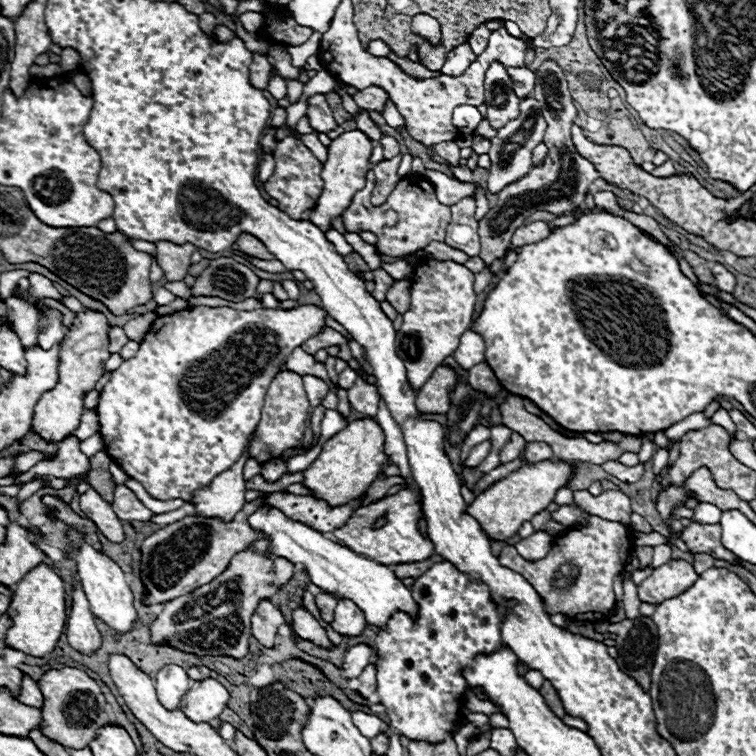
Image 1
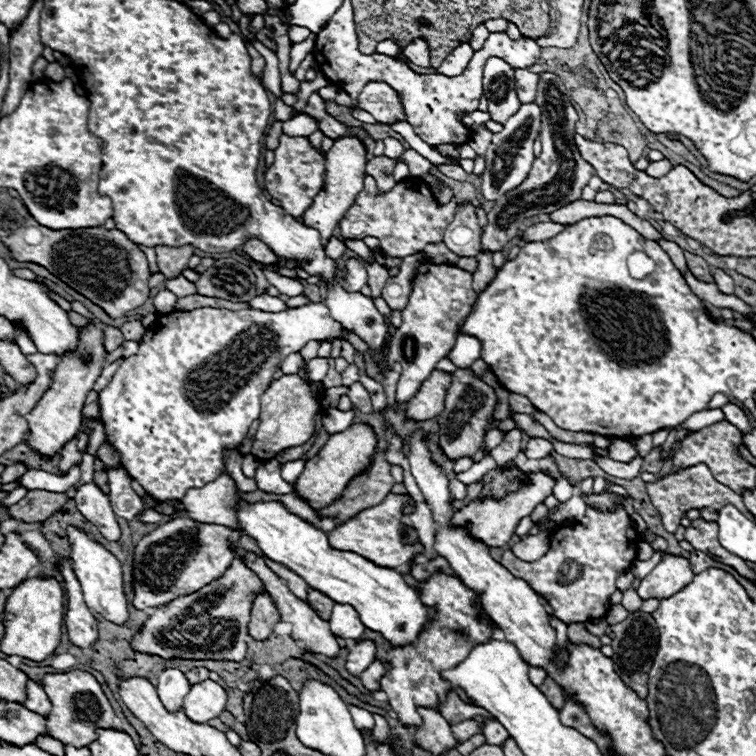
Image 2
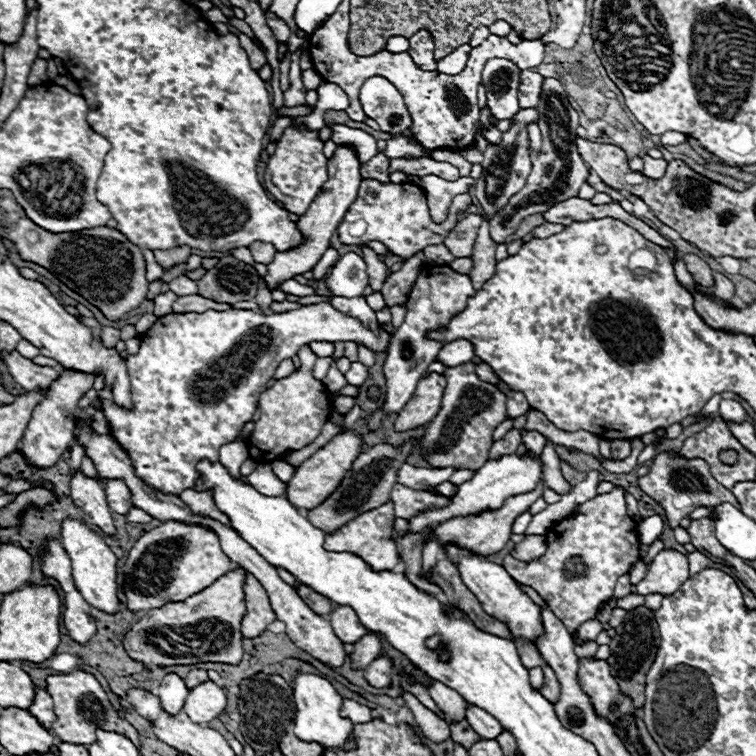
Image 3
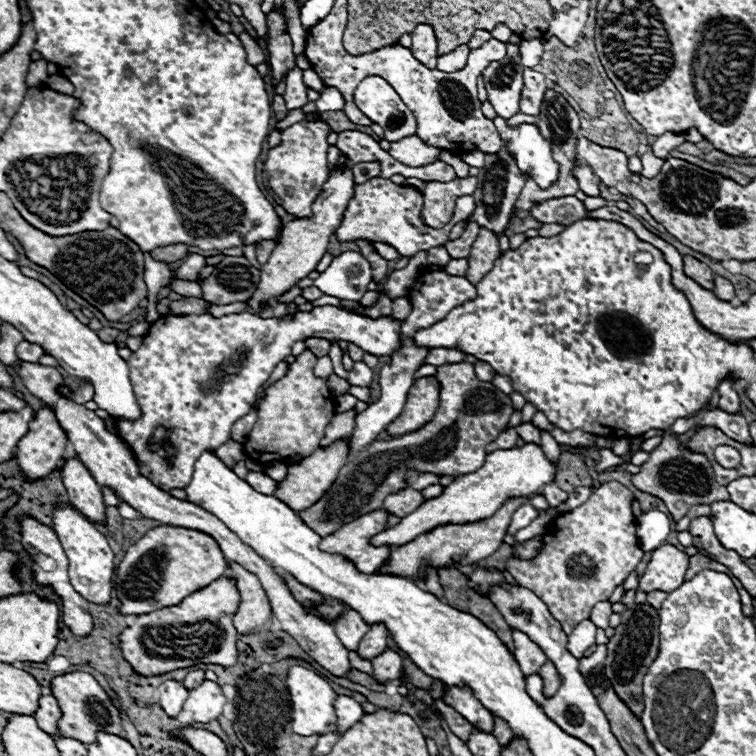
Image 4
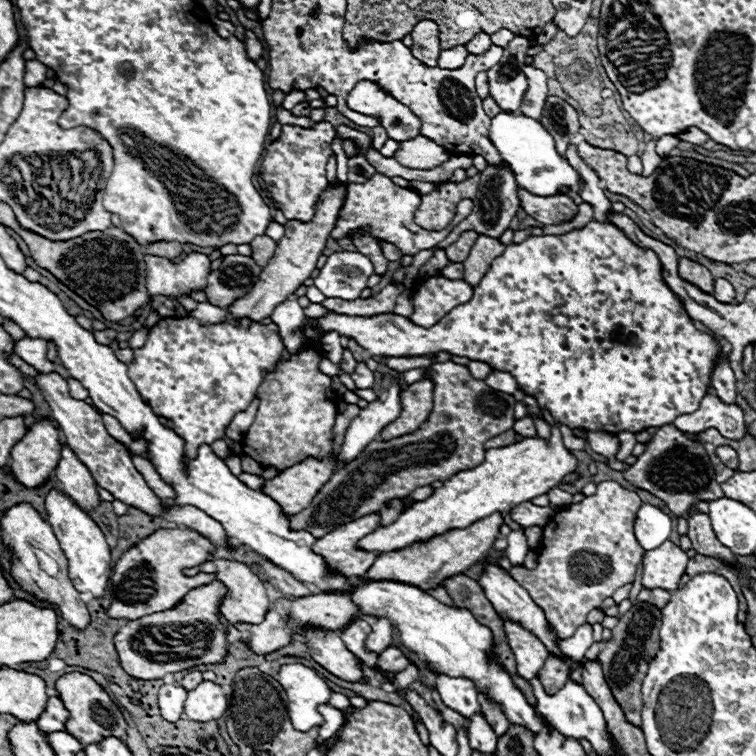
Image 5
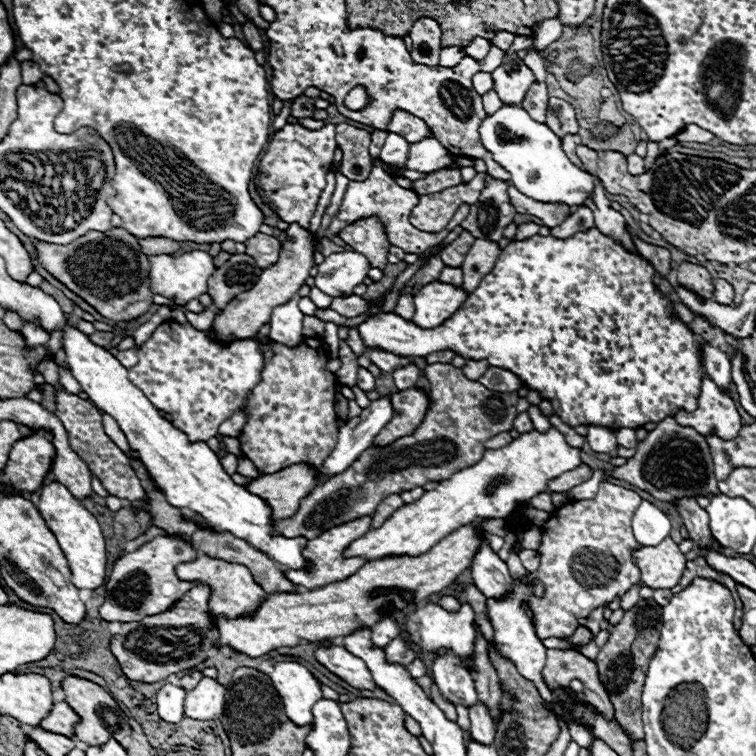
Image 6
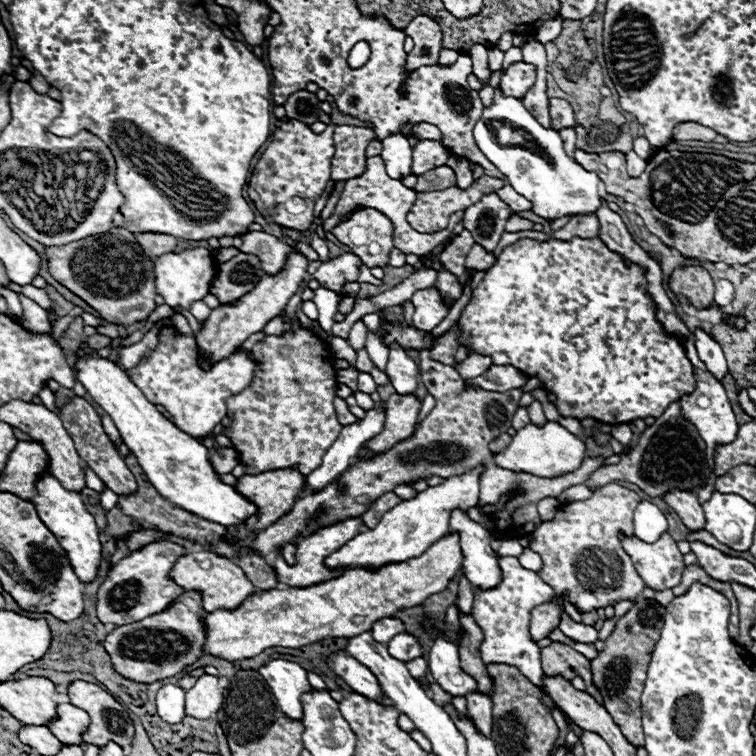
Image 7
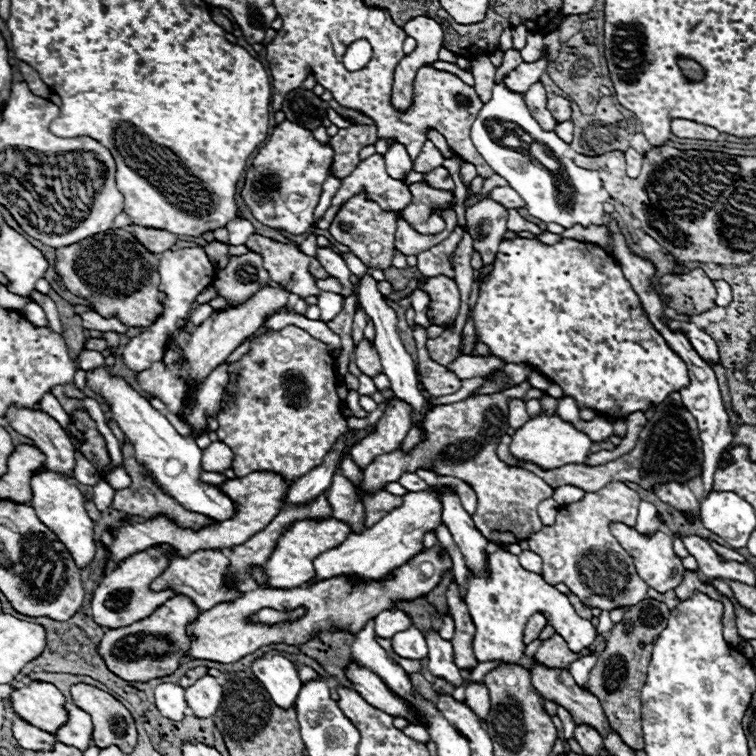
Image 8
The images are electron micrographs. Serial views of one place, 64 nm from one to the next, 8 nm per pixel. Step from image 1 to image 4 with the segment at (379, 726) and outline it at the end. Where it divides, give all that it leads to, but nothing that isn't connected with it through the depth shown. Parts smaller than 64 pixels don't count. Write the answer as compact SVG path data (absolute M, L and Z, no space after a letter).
M338 696L338 702L336 702L336 714L338 714L338 718L340 718L340 734L346 730L346 728L350 728L354 722L358 722L366 712L364 712L364 708L356 702L356 700L352 700L350 696Z

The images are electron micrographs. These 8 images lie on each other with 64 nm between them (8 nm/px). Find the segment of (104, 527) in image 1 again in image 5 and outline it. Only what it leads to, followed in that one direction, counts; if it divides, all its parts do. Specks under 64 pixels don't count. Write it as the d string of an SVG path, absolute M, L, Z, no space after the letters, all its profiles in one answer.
M62 438L62 454L60 466L56 466L54 476L60 482L62 490L72 498L74 504L82 506L82 510L90 512L100 506L100 496L96 490L96 480L92 478L90 470L76 458L76 454L68 448Z

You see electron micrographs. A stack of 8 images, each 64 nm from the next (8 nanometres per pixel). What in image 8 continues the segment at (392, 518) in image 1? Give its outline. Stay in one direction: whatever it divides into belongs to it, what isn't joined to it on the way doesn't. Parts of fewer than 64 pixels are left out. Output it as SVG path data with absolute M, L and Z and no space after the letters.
M320 520L320 522L296 522L290 526L290 530L286 530L282 534L282 538L278 540L278 546L274 548L270 560L264 564L264 570L270 578L268 588L298 588L308 584L316 570L314 570L314 558L322 552L328 552L336 546L340 546L348 534L352 532L352 526L340 520Z

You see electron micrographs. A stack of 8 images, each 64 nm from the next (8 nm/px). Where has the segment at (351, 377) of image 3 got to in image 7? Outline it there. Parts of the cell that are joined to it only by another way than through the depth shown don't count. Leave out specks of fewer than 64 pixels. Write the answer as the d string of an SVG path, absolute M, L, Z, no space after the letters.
M360 372L358 374L358 390L366 392L366 394L376 392L376 382L374 382L374 378L368 372Z

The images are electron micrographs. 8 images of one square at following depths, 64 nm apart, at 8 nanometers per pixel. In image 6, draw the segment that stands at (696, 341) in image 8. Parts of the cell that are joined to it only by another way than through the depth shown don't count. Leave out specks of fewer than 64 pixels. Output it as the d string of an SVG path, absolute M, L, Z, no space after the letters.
M704 342L704 350L702 350L702 358L706 362L706 374L712 382L716 382L716 386L722 386L722 390L726 394L730 394L730 382L732 382L732 372L730 372L730 360L724 352L720 352L718 348L710 346L708 342Z

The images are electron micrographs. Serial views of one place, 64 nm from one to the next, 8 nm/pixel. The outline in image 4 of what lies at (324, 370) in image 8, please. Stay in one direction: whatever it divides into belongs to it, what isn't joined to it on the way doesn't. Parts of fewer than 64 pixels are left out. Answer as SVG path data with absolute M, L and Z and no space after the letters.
M304 350L290 364L288 374L268 386L258 404L258 422L244 442L248 458L258 462L286 462L292 454L308 456L320 448L320 438L324 436L326 424L334 418L334 394L328 390L324 378L314 376L316 356L310 350Z

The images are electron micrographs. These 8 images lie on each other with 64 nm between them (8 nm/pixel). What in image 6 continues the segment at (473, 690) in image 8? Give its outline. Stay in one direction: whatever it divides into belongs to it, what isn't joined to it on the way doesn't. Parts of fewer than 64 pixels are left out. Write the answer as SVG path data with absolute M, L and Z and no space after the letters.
M476 704L470 708L470 732L472 732L472 740L480 742L480 744L486 744L490 746L494 742L494 736L496 736L496 728L494 728L494 722L486 710L484 704Z

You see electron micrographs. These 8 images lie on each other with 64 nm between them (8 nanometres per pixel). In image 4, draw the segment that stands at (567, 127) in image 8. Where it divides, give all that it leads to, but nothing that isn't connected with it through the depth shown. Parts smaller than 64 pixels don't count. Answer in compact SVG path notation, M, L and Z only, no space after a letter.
M578 160L578 168L574 168L574 170L576 170L578 182L580 182L580 190L584 190L588 196L600 196L598 186L592 182L594 172L584 162L580 162L580 160Z

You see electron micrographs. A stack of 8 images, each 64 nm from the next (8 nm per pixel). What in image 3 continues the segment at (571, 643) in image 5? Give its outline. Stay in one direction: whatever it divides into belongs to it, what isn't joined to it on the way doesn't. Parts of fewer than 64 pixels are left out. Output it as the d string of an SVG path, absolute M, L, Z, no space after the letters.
M598 620L592 622L584 622L582 626L578 626L578 642L580 640L596 640L596 636L604 630L604 626Z

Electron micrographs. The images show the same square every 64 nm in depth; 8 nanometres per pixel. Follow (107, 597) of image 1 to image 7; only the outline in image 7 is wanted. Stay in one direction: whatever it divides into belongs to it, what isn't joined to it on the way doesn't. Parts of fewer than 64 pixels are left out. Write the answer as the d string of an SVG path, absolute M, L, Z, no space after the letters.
M44 474L42 478L38 478L36 488L38 488L38 496L42 496L34 504L38 510L38 516L42 518L42 522L46 522L46 526L52 530L52 534L58 538L58 542L66 550L66 556L68 556L78 580L82 584L94 582L98 576L98 566L102 562L102 542L100 542L100 534L98 534L94 516L86 510L80 494L66 490L50 474Z

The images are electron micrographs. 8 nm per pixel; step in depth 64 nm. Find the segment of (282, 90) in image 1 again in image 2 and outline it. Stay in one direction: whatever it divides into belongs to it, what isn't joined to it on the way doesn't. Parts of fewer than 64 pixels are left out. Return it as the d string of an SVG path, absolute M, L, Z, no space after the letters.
M254 40L254 48L266 58L266 68L264 68L264 74L262 74L266 90L270 90L276 98L280 98L284 92L282 92L282 80L280 80L276 54L270 48L266 48L262 42L258 42L258 40Z

